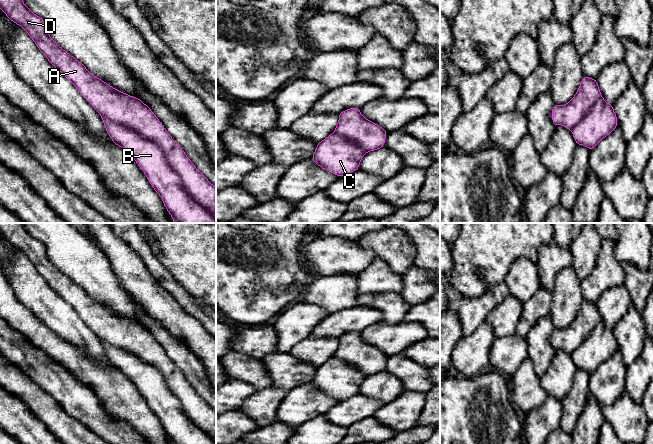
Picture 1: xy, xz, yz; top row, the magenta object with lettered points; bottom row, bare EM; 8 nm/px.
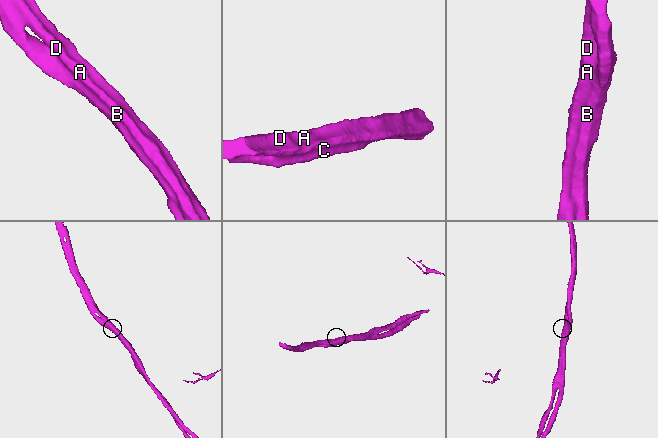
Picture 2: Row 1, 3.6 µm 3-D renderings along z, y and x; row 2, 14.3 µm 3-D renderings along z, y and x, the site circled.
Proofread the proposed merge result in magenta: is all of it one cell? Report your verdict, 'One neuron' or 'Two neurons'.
Two neurons

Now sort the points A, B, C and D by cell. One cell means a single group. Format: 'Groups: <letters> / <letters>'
Groups: A D / B C

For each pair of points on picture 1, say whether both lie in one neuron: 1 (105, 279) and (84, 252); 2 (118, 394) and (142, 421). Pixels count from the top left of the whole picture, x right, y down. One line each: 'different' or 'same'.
1: same
2: same

